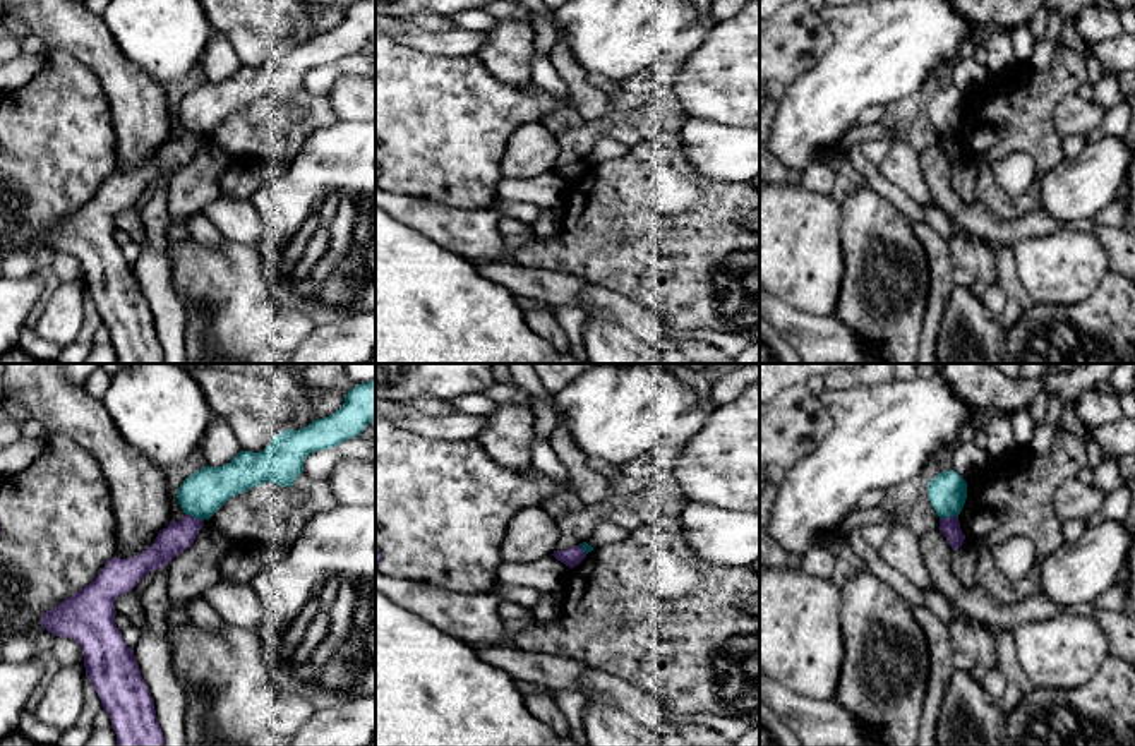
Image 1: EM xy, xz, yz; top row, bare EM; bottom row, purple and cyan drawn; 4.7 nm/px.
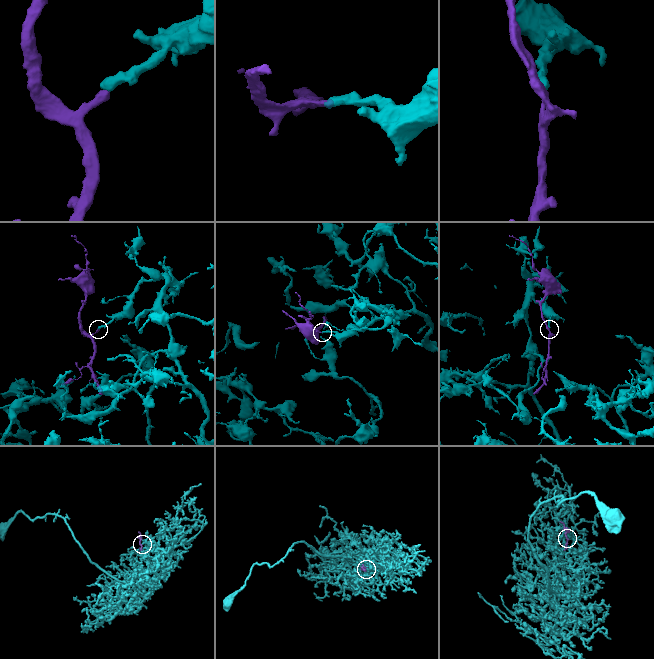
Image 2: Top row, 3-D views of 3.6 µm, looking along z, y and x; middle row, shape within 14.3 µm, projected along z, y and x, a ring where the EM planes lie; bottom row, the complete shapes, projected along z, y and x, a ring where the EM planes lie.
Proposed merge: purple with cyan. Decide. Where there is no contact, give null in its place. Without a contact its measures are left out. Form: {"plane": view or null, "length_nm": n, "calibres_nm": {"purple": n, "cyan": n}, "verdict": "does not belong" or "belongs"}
{"plane": "yz", "length_nm": 90, "calibres_nm": {"purple": 90, "cyan": 180}, "verdict": "does not belong"}

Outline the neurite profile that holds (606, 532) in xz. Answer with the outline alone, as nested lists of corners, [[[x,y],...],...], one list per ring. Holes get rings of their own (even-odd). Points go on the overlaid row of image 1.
[[[609,518],[598,521],[593,533],[586,540],[588,545],[593,549],[609,545],[609,544],[619,544],[629,535],[629,530],[626,526],[621,526]]]

